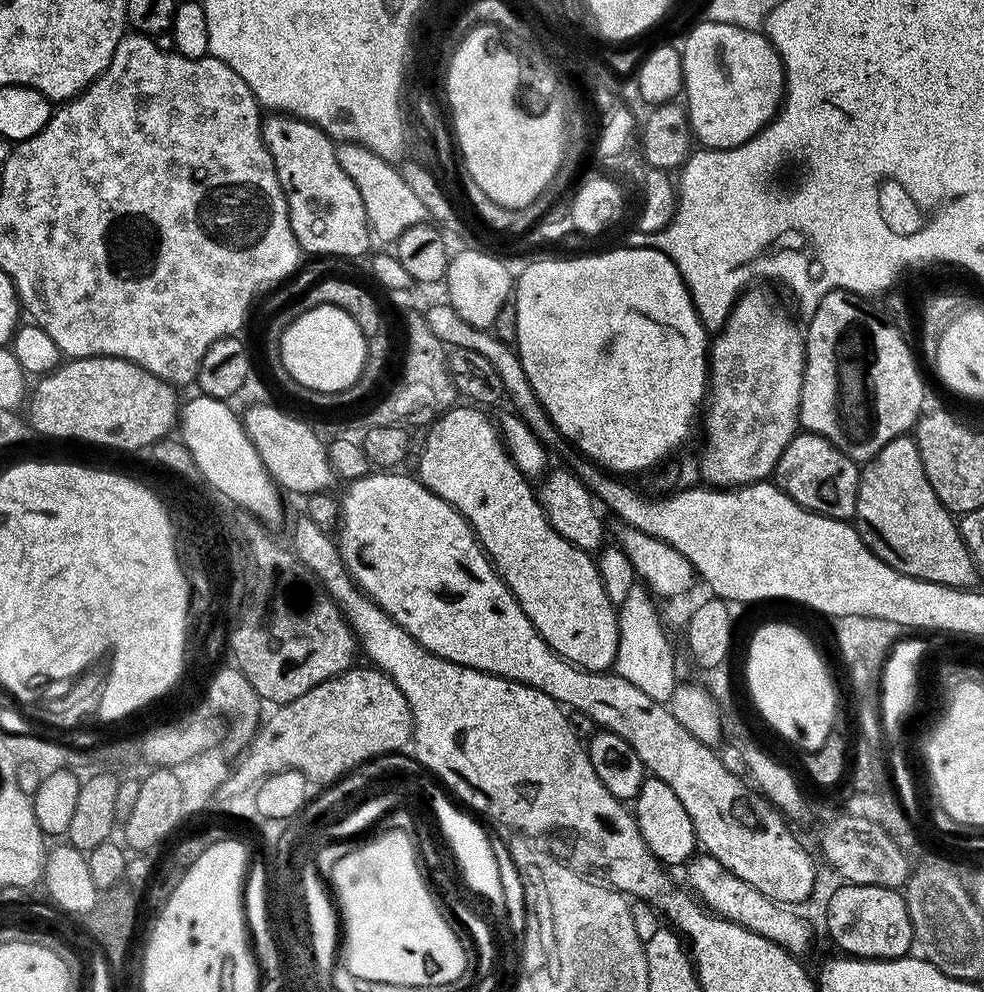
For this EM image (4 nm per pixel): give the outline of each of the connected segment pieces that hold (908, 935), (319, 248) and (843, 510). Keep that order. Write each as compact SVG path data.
M847 882L833 887L826 910L827 935L841 949L841 953L862 960L898 960L913 951L914 941L910 911L903 891L869 884Z
M287 114L267 115L261 123L264 144L271 152L284 196L287 198L288 217L295 240L303 253L324 256L358 258L364 255L372 243L371 228L358 188L337 160L336 144L316 125Z
M800 430L788 443L786 450L782 450L782 458L778 458L774 483L808 512L851 521L856 514L860 473L857 461L842 454L842 450L835 448L826 438Z

